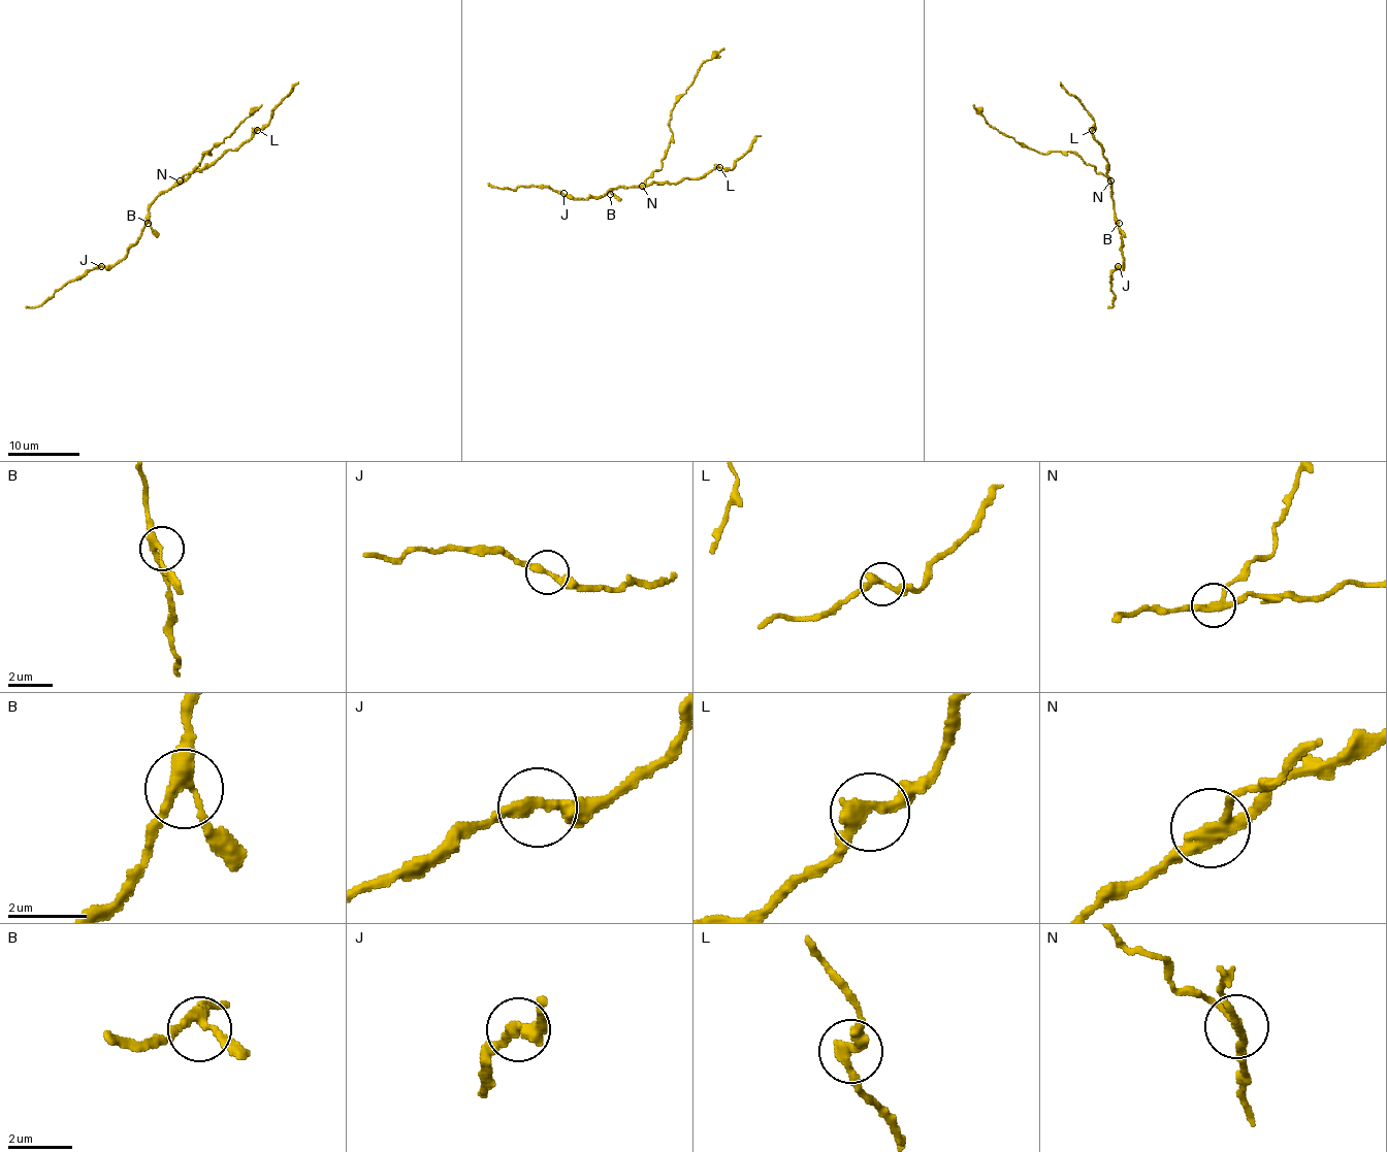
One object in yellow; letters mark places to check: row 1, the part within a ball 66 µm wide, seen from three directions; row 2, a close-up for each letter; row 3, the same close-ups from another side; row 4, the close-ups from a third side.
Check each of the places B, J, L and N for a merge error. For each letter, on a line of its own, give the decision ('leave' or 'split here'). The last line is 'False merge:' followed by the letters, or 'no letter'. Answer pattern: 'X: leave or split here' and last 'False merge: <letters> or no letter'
B: leave
J: leave
L: leave
N: split here
False merge: N

